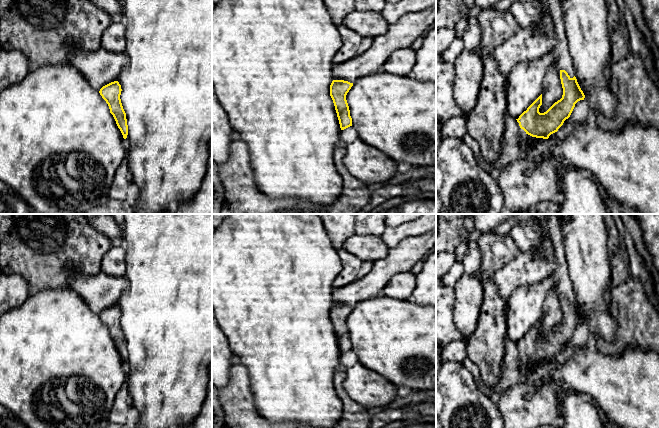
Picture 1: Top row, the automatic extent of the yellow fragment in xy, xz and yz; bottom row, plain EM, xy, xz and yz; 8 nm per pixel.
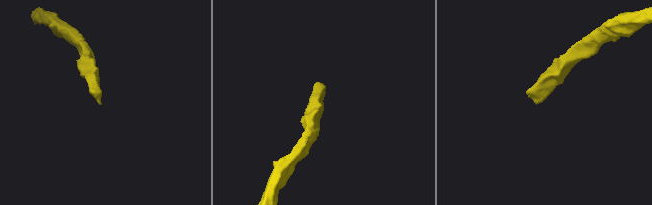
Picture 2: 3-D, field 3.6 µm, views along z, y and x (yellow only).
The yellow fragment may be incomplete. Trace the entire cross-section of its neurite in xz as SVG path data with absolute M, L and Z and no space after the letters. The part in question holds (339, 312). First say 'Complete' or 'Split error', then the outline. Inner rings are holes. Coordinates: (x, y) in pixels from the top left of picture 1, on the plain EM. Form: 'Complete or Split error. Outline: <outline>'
Complete. Outline: M333 304L330 309L330 320L333 324L341 354L352 350L346 319L353 307L344 304Z

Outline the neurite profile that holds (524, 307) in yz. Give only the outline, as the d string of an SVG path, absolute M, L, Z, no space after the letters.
M553 274L537 283L522 286L511 293L506 302L507 337L513 342L519 340L541 319L543 306L549 292L559 284L558 277Z

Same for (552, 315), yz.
M558 285L549 292L543 306L541 318L542 329L539 332L540 337L546 336L555 326L562 322L563 312Z

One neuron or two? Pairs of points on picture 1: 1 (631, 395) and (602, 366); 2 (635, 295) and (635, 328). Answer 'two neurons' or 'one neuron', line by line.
1: one neuron
2: one neuron

